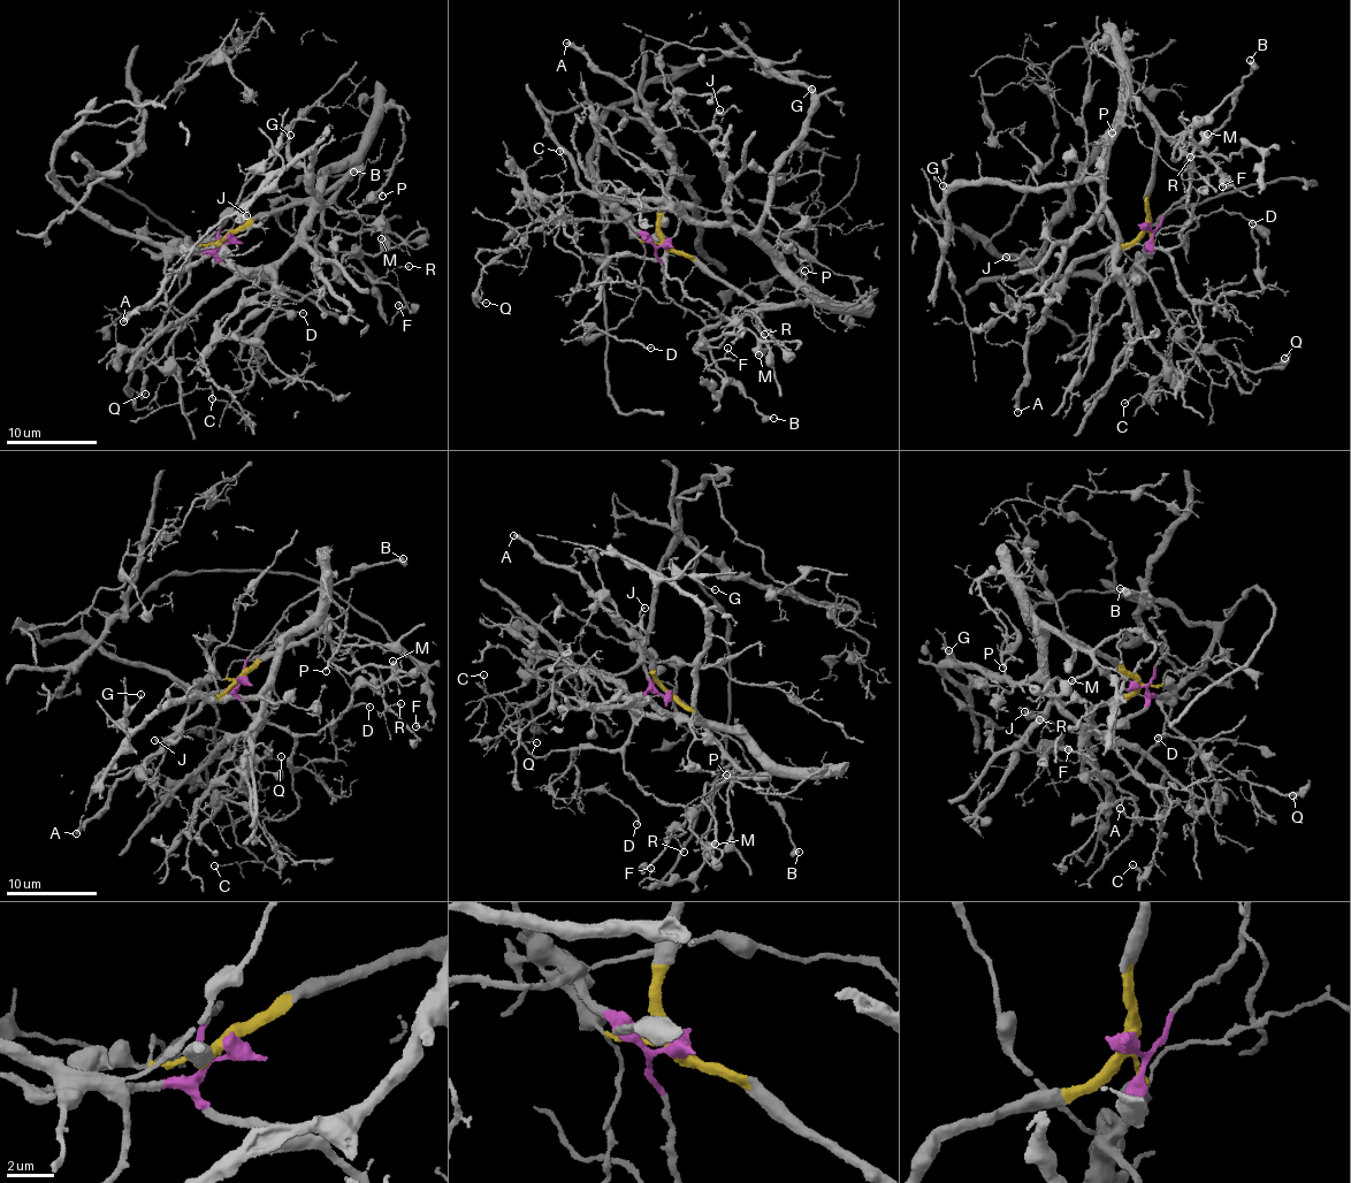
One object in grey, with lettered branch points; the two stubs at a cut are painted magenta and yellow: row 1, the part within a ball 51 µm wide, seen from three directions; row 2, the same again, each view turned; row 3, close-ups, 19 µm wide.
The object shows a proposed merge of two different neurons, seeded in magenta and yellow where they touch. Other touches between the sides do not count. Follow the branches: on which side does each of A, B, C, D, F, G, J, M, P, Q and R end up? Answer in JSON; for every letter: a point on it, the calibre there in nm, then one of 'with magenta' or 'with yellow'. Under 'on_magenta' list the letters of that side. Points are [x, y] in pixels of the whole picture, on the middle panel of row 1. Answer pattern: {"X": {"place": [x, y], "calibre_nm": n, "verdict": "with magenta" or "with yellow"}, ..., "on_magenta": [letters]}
{"A": {"place": [566, 43], "calibre_nm": 360, "verdict": "with yellow"}, "B": {"place": [773, 418], "calibre_nm": 320, "verdict": "with magenta"}, "C": {"place": [559, 151], "calibre_nm": 90, "verdict": "with magenta"}, "D": {"place": [650, 348], "calibre_nm": 140, "verdict": "with magenta"}, "F": {"place": [727, 348], "calibre_nm": 90, "verdict": "with yellow"}, "G": {"place": [811, 89], "calibre_nm": 130, "verdict": "with yellow"}, "J": {"place": [719, 109], "calibre_nm": 190, "verdict": "with yellow"}, "M": {"place": [758, 355], "calibre_nm": 360, "verdict": "with magenta"}, "P": {"place": [804, 271], "calibre_nm": 190, "verdict": "with yellow"}, "Q": {"place": [486, 303], "calibre_nm": 120, "verdict": "with magenta"}, "R": {"place": [764, 334], "calibre_nm": 130, "verdict": "with yellow"}, "on_magenta": ["B", "C", "D", "M", "Q"]}

